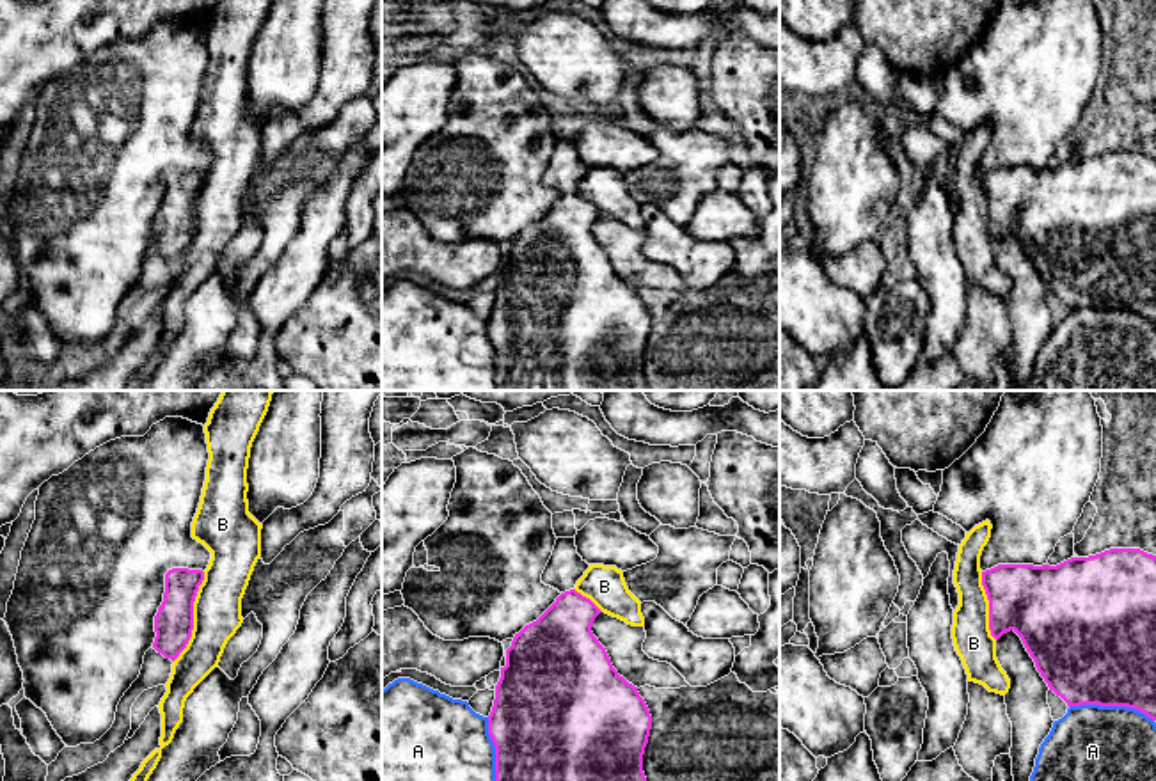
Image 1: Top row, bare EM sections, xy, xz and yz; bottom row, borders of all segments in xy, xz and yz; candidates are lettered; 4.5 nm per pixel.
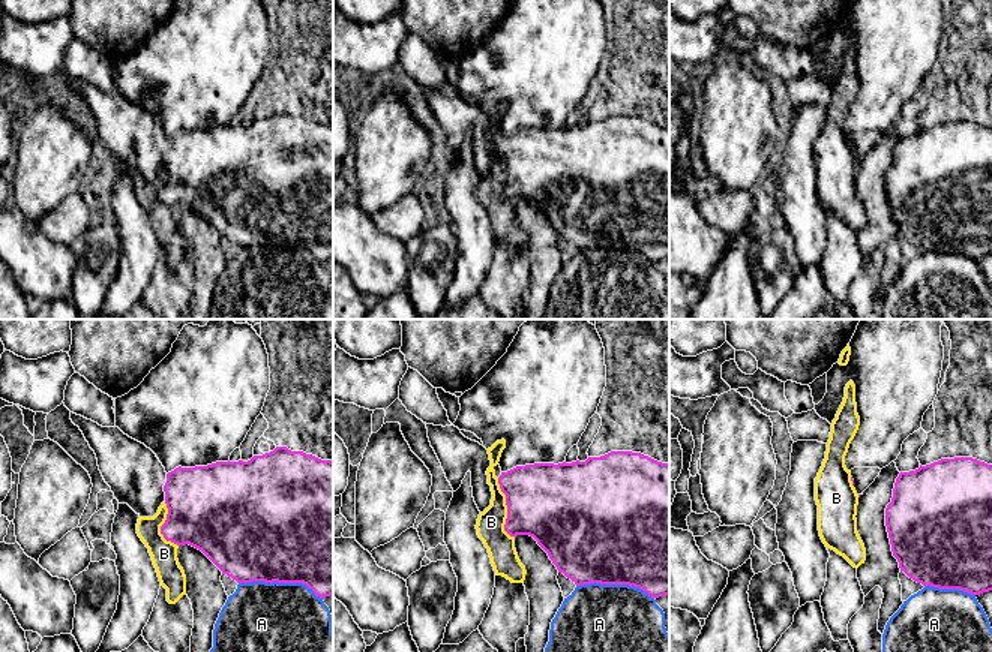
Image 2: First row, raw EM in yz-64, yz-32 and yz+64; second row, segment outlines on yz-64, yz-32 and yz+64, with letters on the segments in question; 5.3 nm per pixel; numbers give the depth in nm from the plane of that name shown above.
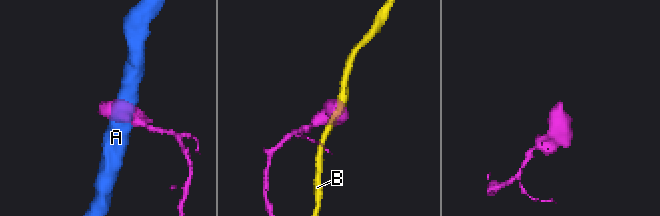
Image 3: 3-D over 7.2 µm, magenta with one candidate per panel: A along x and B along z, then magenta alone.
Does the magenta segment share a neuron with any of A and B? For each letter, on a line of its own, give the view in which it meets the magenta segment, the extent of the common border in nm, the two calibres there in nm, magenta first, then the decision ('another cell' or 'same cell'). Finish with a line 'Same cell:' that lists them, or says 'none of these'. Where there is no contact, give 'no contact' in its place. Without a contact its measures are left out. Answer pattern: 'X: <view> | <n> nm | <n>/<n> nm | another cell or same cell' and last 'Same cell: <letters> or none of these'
A: yz | 400 nm | 480/340 nm | another cell
B: xy | 440 nm | 180/220 nm | another cell
Same cell: none of these

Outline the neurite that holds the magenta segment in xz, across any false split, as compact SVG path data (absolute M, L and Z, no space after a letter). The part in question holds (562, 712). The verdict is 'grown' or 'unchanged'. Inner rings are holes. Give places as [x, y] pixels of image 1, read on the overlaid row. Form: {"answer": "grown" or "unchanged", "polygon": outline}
{"answer": "grown", "polygon": "M575 538L556 540L542 582L561 595L536 621L515 634L495 685L488 715L488 735L495 746L495 781L646 781L643 754L652 715L637 687L618 674L606 648L591 632L602 611L574 589L588 568L590 564L577 554Z"}

